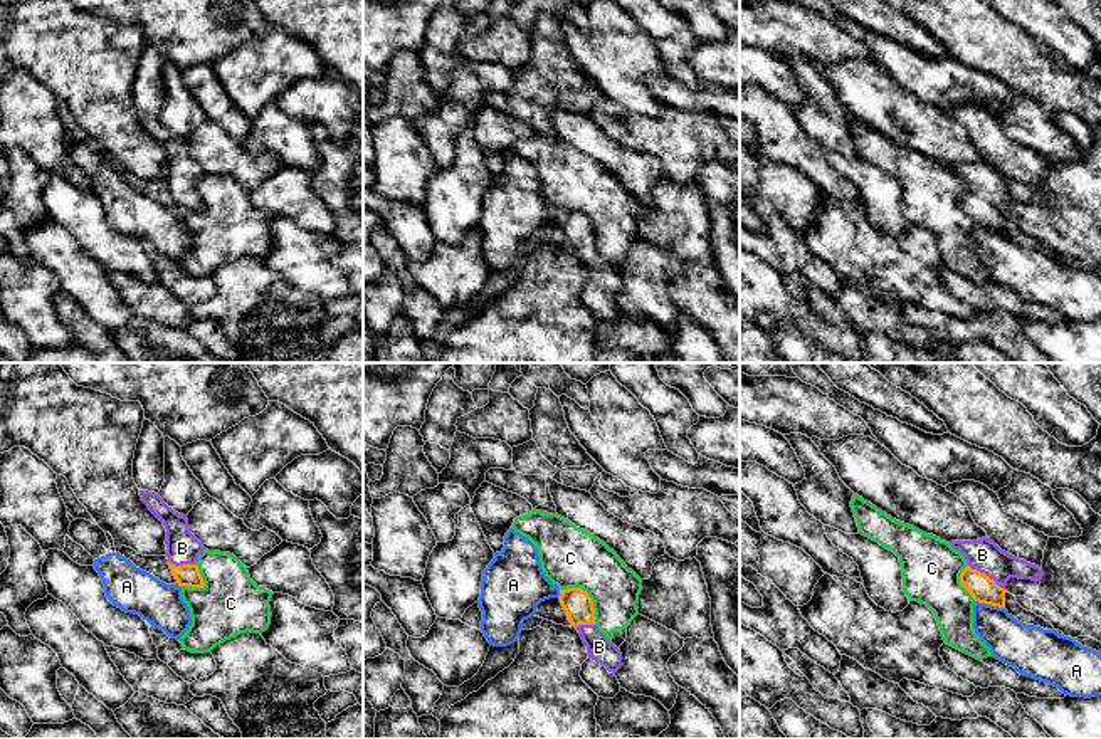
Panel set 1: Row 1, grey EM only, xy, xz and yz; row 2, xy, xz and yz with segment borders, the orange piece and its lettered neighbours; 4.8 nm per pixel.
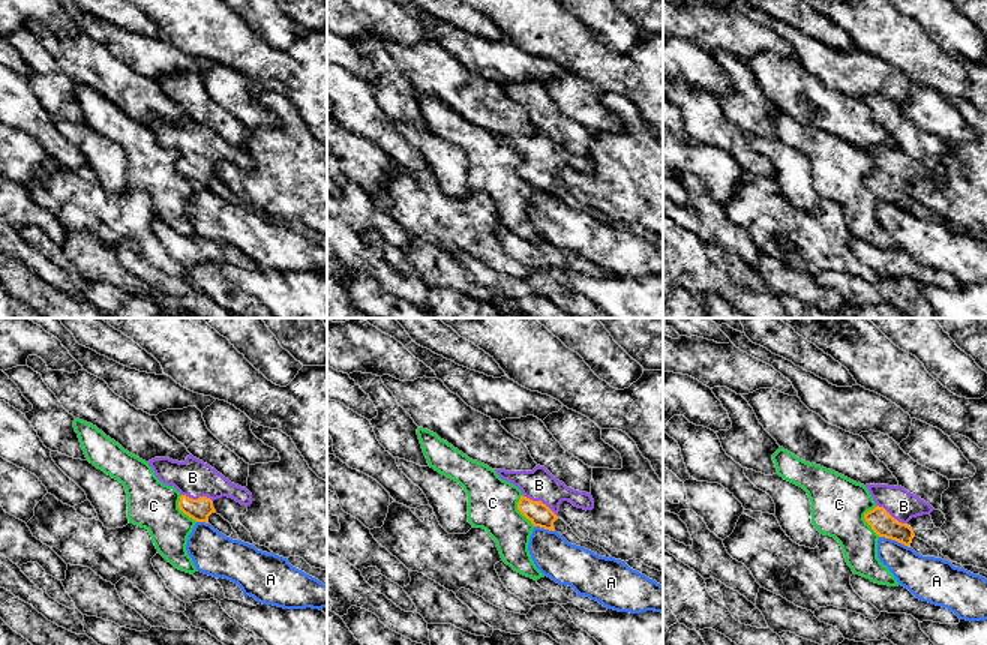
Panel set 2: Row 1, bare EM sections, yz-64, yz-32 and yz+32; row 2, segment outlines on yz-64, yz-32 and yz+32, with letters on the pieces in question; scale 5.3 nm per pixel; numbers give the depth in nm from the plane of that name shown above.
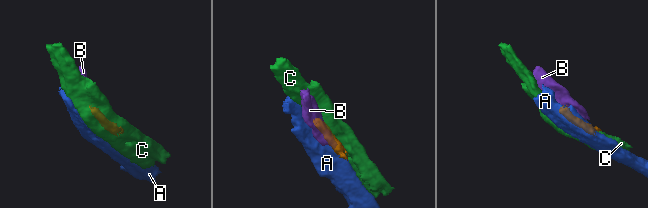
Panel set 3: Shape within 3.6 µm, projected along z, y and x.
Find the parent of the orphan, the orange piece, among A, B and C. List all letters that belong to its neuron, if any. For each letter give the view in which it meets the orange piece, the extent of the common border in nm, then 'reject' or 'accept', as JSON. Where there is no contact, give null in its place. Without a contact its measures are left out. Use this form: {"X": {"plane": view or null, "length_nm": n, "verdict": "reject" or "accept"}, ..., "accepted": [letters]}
{"A": {"plane": "yz", "length_nm": 150, "verdict": "reject"}, "B": {"plane": "yz", "length_nm": 220, "verdict": "accept"}, "C": {"plane": "xz", "length_nm": 240, "verdict": "reject"}, "accepted": ["B"]}

